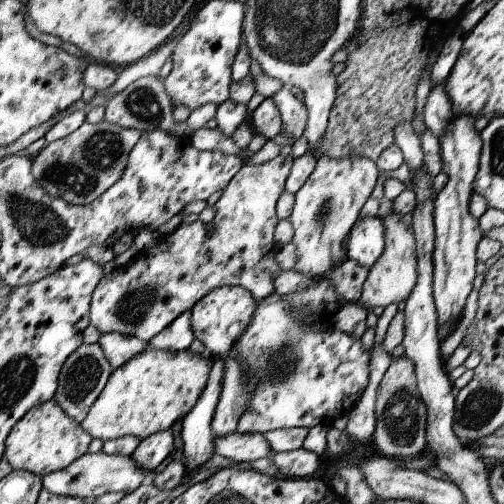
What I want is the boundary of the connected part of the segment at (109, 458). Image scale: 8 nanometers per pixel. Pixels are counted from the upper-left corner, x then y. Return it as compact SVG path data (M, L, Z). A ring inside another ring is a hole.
M86 452L70 467L64 470L52 472L41 478L43 488L52 494L71 496L74 498L98 498L107 492L131 493L143 483L146 478L146 470L136 464L135 457L124 455L108 455L105 452Z

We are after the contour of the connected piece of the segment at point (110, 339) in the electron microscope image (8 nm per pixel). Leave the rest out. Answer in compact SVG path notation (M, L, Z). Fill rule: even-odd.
M118 333L102 334L98 344L103 348L113 369L120 368L149 347L149 342L146 340Z

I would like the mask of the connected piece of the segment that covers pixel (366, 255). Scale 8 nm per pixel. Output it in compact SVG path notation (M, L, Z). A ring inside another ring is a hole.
M360 216L347 240L347 256L358 264L371 269L382 256L384 248L384 224L378 216Z

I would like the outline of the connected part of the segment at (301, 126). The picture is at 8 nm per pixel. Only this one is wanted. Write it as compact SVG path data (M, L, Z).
M284 86L271 98L278 106L283 119L282 133L286 138L291 138L296 142L304 134L306 128L308 120L306 105L290 92L289 86Z

